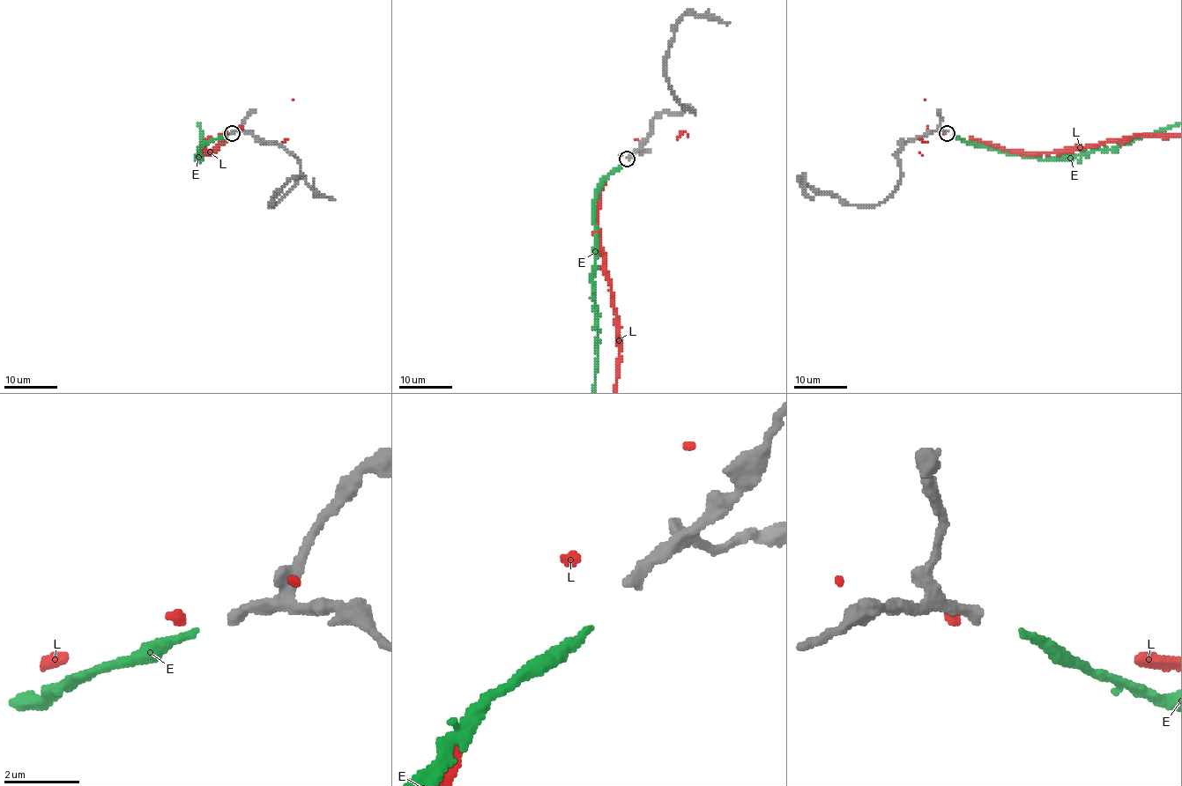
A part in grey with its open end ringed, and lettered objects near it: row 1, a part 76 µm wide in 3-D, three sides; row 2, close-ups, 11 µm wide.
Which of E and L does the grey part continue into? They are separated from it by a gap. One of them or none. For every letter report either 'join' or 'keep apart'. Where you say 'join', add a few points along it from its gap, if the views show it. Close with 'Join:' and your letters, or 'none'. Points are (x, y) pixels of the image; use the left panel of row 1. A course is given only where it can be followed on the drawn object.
E: join
L: keep apart
Join: E

